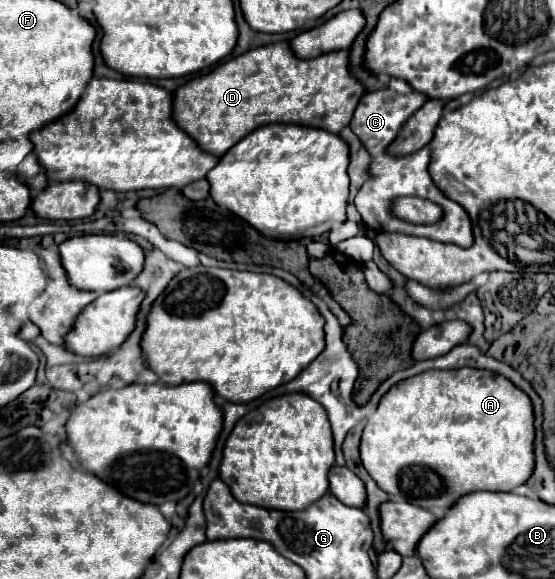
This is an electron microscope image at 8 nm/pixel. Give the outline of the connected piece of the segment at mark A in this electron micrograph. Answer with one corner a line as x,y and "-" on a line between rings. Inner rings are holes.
458,368
458,370
428,370
424,374
412,376
408,380
402,380
394,384
380,400
376,412
368,418
368,424
362,434
360,442
360,456
362,464
368,470
368,474
376,480
376,484
396,502
410,502
420,508
442,508
450,510
462,496
476,492
476,490
500,490
500,492
512,492
520,484
526,484
526,480
532,476
534,470
534,410
532,400
524,390
520,390
516,384
512,384
508,378
500,374
492,374
488,370
476,370
476,368

